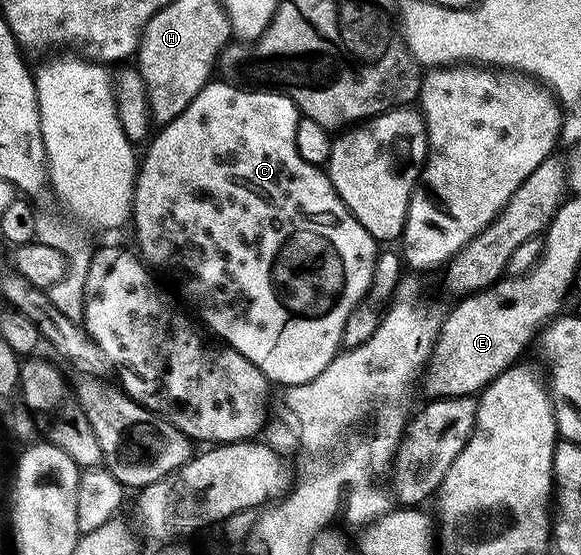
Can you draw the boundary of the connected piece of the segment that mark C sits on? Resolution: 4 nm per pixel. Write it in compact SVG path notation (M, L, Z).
M218 79L212 80L191 100L189 107L181 111L181 115L162 126L158 130L160 133L156 132L150 138L146 146L147 154L144 157L142 154L141 164L135 175L135 241L139 244L138 252L142 260L148 266L156 265L157 268L164 269L175 280L184 299L199 312L200 319L220 337L218 340L226 348L235 349L245 355L245 359L249 359L255 367L261 367L268 381L276 386L290 387L317 379L317 375L321 375L321 371L325 371L325 367L329 367L329 363L340 352L350 311L366 297L371 286L377 242L369 235L369 231L365 231L365 227L361 227L349 207L345 207L326 172L320 166L310 165L305 163L305 159L301 159L297 151L297 127L301 114L293 99L289 99L284 93L268 91L263 87L251 88L255 89L238 89L237 86L226 85Z

